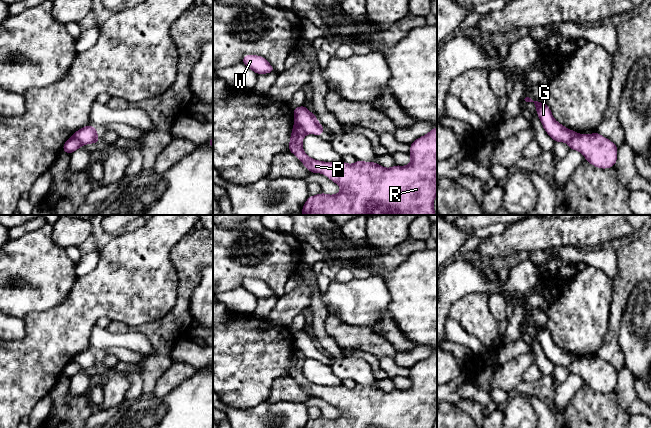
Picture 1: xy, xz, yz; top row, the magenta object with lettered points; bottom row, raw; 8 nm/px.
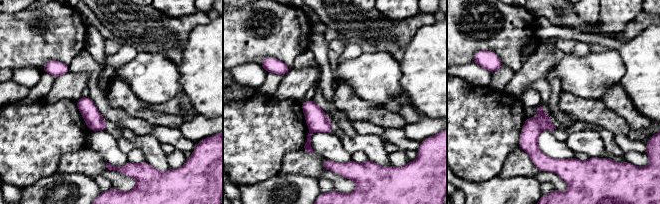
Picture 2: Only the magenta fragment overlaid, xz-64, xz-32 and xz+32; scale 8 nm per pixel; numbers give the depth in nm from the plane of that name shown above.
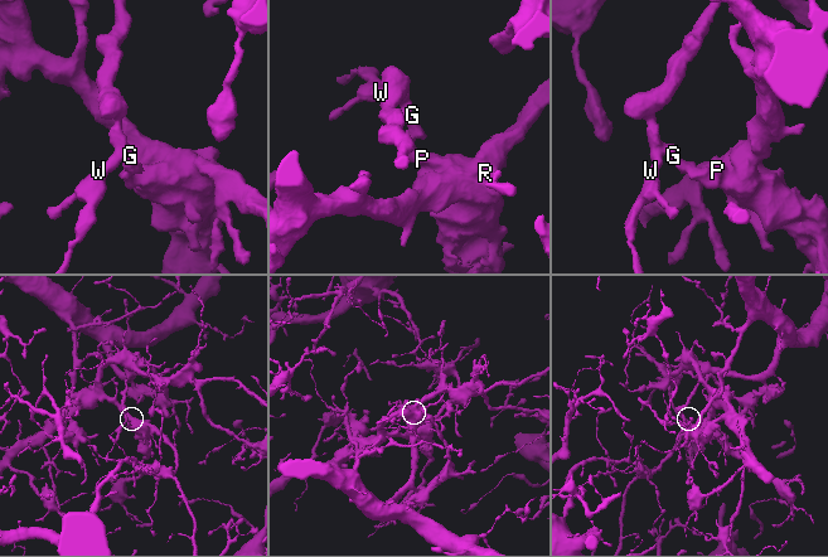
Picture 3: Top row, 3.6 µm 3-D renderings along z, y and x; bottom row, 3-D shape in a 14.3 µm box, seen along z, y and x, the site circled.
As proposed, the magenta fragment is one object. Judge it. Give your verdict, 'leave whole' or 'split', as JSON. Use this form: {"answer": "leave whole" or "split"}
{"answer": "split"}

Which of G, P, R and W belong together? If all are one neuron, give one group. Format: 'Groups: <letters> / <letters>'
Groups: G W / P R

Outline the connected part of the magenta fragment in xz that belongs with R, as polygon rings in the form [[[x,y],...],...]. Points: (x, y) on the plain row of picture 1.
[[[294,347],[289,365],[289,376],[299,382],[311,397],[325,398],[341,411],[339,417],[320,417],[309,420],[305,428],[433,428],[437,419],[437,351],[410,368],[411,387],[385,392],[375,386],[357,384],[354,388],[345,386],[324,386],[310,382],[303,373],[306,357]]]

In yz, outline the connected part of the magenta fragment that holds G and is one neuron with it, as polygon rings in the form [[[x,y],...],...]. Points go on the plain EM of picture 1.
[[[525,319],[522,322],[522,325],[523,327],[533,326],[536,329],[536,336],[540,345],[542,346],[542,350],[547,358],[554,364],[554,366],[568,367],[578,359],[577,356],[570,354],[557,346],[546,327],[541,327]]]

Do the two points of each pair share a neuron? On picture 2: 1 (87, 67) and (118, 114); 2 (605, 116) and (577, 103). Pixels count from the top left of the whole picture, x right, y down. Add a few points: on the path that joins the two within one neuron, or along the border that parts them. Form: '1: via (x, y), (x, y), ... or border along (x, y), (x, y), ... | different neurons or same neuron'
1: via (93, 80), (96, 95), (105, 107) | same neuron
2: via (598, 114), (593, 111), (584, 110) | same neuron

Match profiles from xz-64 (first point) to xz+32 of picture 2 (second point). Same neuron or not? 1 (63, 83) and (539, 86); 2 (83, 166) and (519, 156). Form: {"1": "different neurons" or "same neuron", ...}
{"1": "different neurons", "2": "same neuron"}

